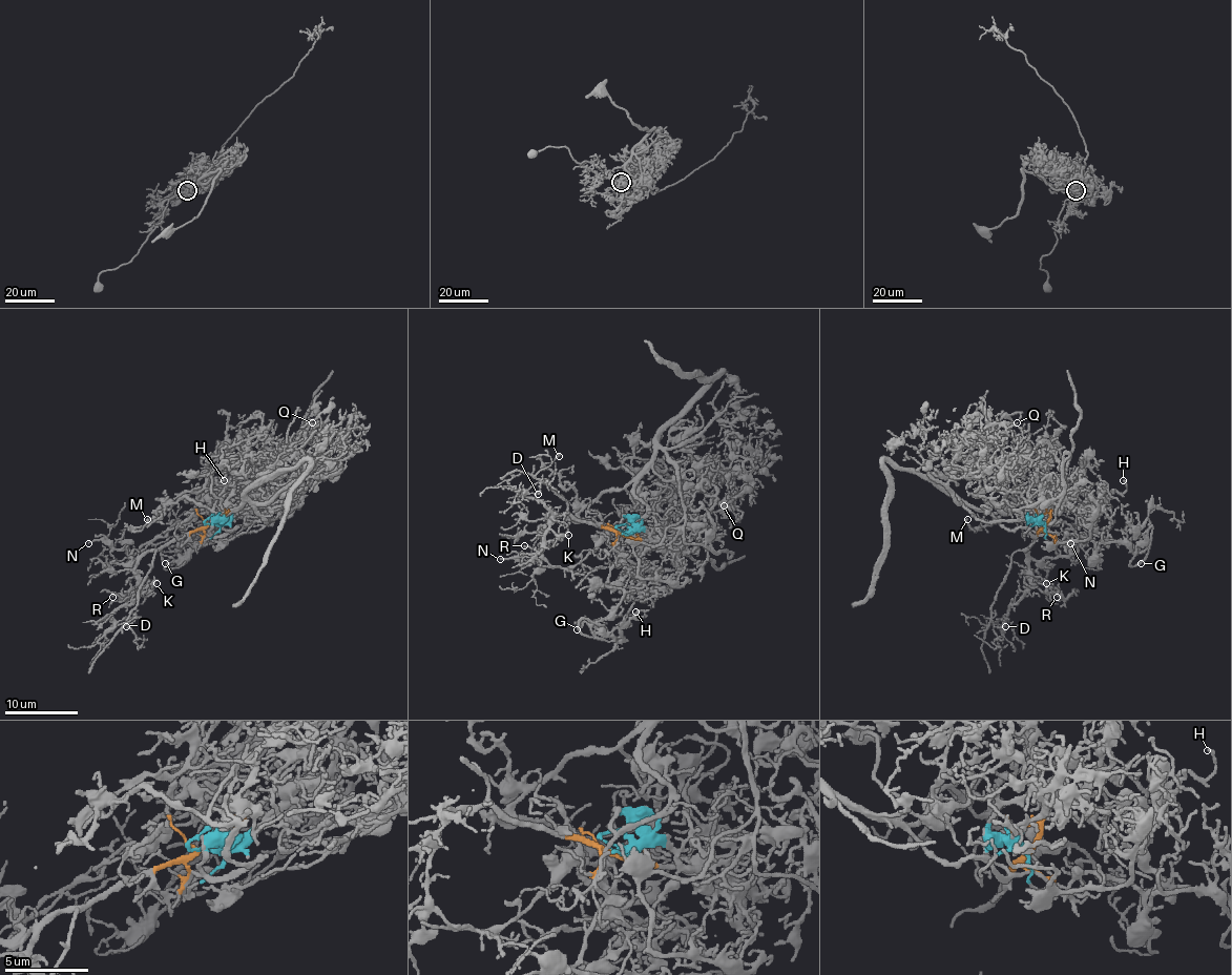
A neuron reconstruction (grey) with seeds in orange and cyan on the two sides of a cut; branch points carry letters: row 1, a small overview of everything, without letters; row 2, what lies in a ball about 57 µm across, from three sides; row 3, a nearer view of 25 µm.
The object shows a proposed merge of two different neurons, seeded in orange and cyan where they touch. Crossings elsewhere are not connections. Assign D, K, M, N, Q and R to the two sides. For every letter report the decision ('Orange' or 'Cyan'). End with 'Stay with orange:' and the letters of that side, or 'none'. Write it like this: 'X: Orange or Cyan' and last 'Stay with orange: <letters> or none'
D: Orange
K: Orange
M: Cyan
N: Orange
Q: Cyan
R: Orange
Stay with orange: D, K, N, R

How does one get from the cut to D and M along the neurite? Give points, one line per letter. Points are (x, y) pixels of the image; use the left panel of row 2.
D: (210, 524), (171, 539), (157, 550), (151, 571), (139, 590), (129, 625), (125, 625)
M: (210, 524), (234, 527), (225, 530), (221, 515), (184, 497), (169, 502), (159, 519), (134, 532), (147, 519)

